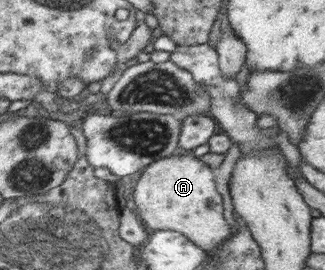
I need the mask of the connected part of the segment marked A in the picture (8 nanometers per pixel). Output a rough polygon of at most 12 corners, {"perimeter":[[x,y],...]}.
{"perimeter":[[193,154],[148,165],[146,228],[207,252],[232,235],[215,169]]}

